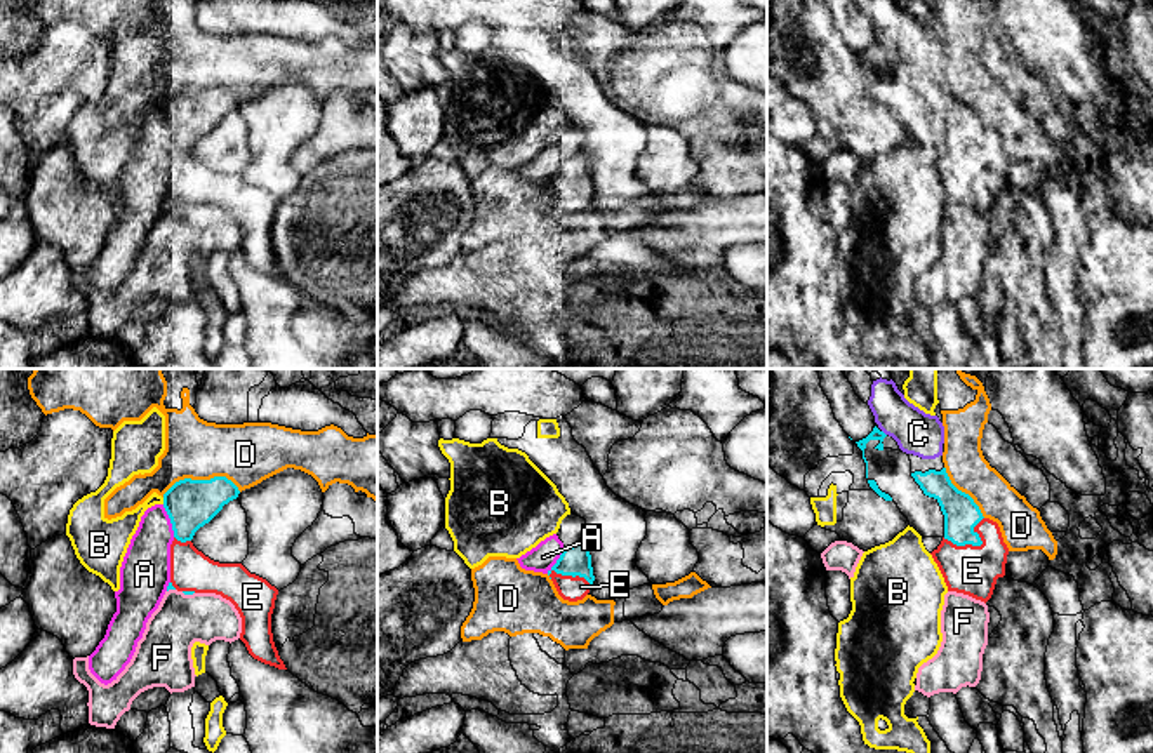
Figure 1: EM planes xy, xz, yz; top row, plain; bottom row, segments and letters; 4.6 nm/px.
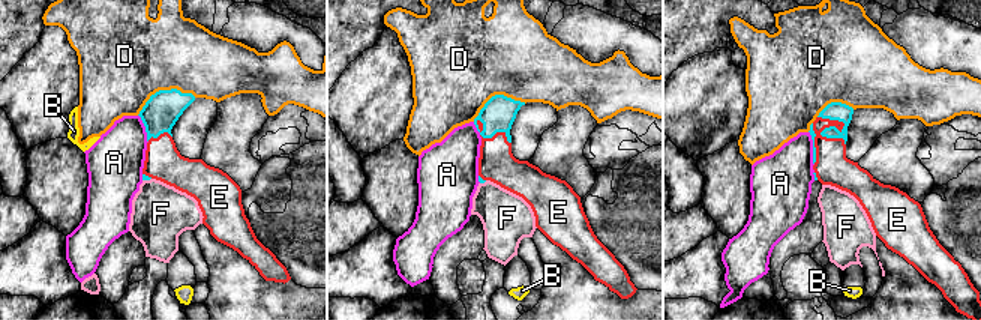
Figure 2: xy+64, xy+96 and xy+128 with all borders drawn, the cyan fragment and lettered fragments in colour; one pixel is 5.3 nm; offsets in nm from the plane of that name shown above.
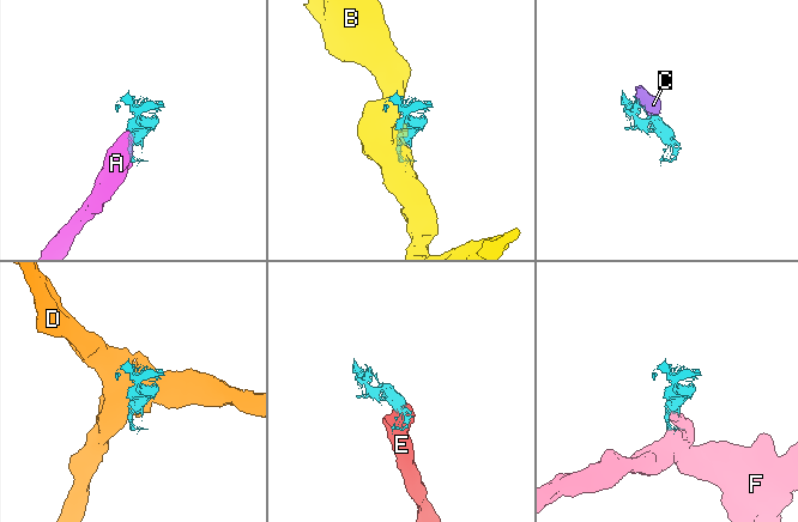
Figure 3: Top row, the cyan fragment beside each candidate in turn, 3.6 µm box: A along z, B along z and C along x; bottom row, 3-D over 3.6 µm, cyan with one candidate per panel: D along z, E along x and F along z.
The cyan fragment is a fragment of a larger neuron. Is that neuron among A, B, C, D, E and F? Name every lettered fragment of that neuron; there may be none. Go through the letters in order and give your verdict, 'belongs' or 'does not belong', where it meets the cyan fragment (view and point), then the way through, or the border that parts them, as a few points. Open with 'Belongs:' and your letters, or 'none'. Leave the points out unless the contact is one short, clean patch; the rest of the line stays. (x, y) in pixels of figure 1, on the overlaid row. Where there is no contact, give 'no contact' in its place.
Belongs: C, E
A: does not belong | xy (171, 520)
B: does not belong | xy (164, 501)
C: belongs | yz (884, 433)
D: does not belong | xy (200, 480)
E: belongs | yz (974, 545)
F: does not belong | xy (188, 593)

